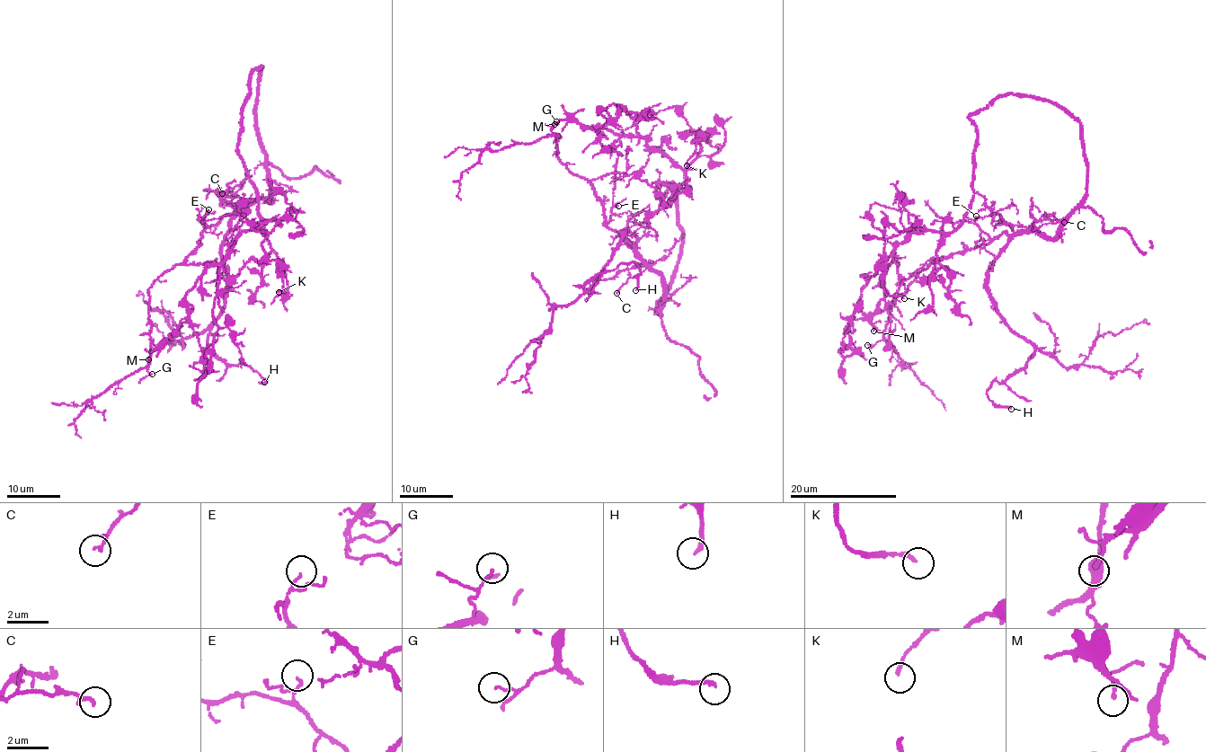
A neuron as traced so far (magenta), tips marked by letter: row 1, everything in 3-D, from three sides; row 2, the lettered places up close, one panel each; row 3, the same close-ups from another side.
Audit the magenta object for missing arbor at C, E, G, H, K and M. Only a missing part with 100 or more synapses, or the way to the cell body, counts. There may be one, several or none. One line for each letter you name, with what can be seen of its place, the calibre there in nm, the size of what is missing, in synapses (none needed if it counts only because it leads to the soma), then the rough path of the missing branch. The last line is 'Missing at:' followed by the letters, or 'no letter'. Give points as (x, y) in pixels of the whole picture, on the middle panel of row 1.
Missing at: no letter

